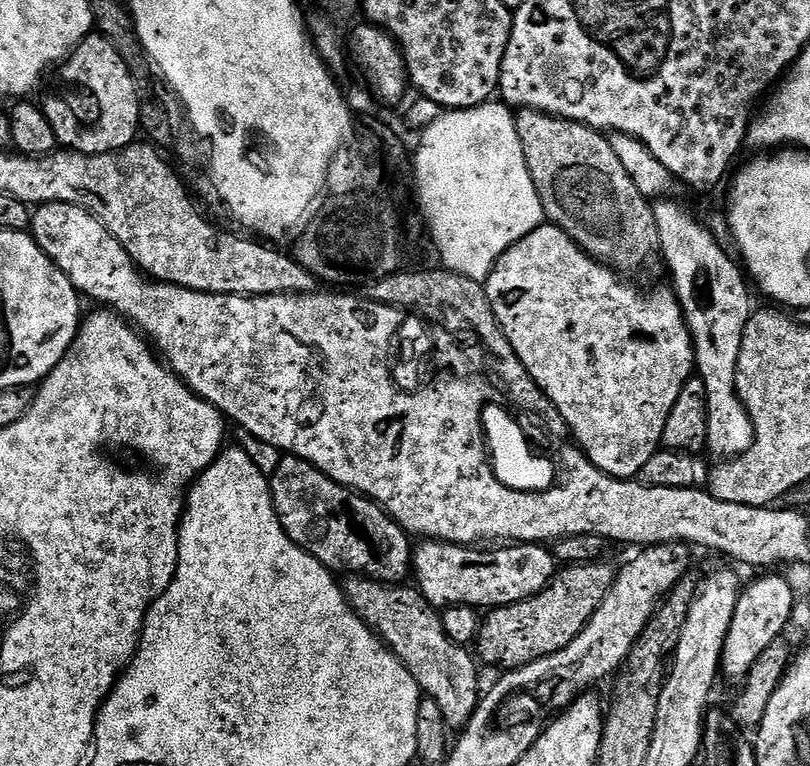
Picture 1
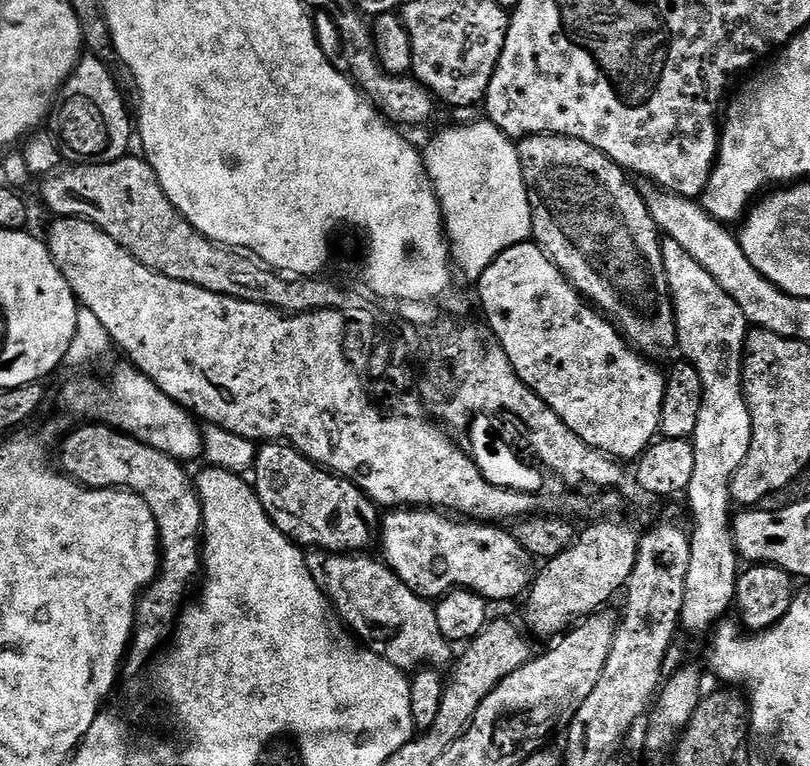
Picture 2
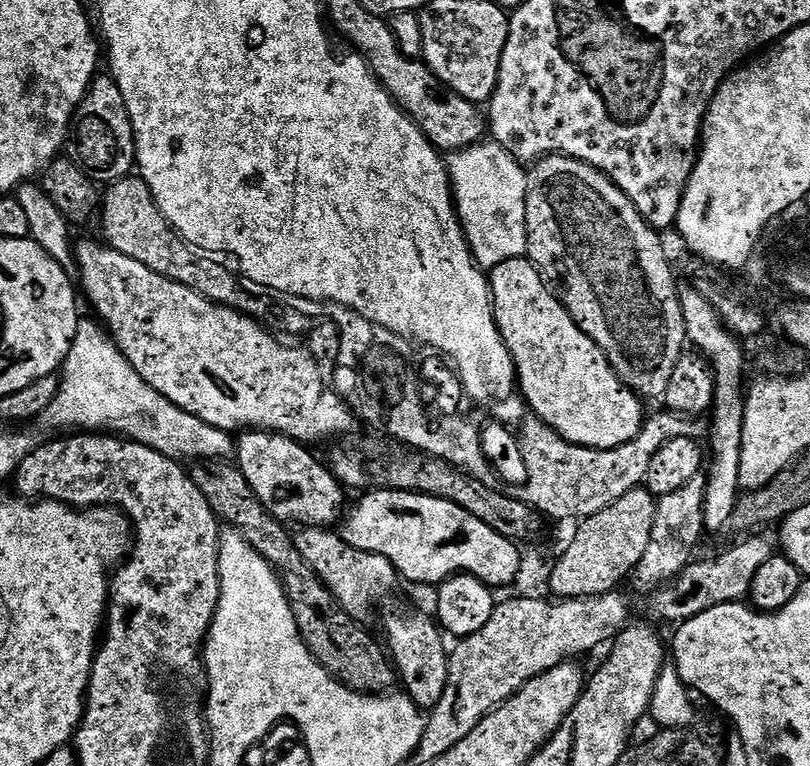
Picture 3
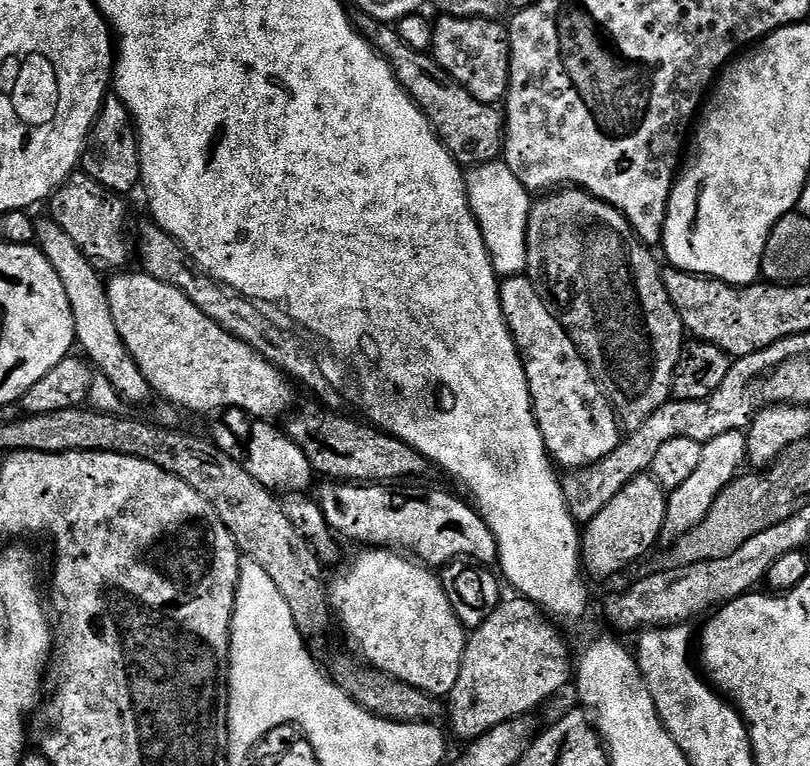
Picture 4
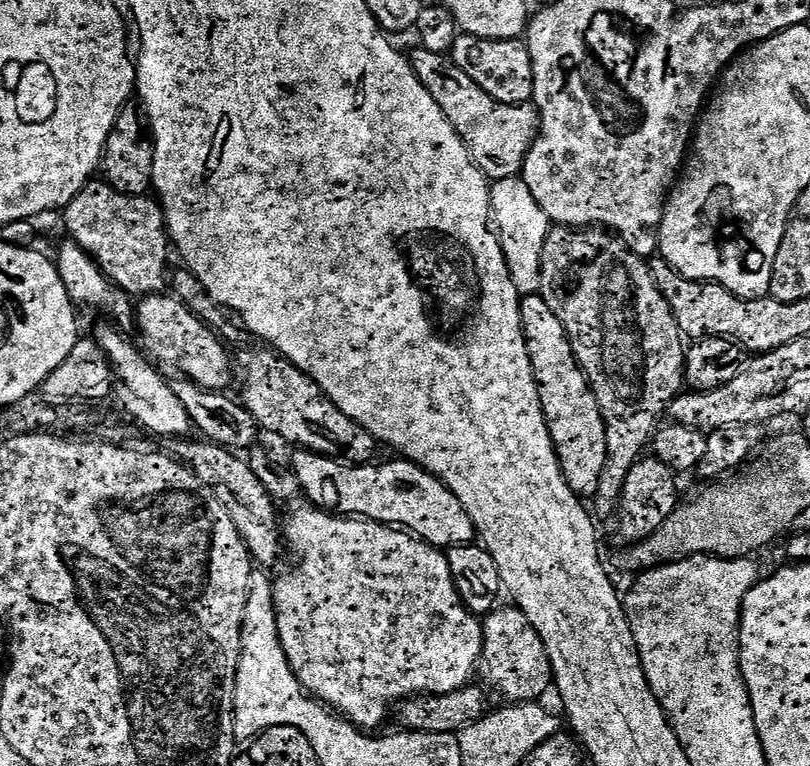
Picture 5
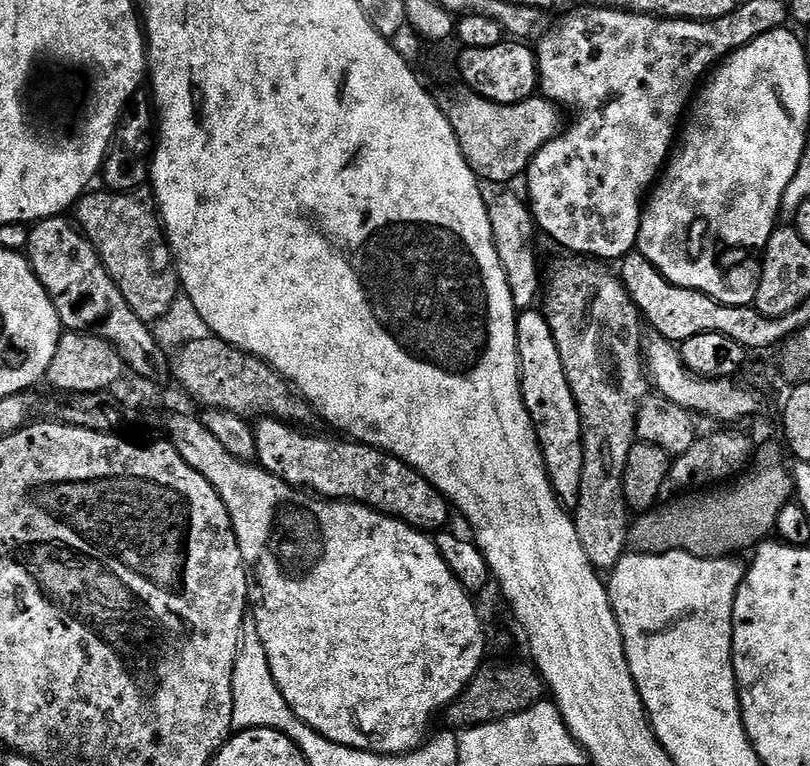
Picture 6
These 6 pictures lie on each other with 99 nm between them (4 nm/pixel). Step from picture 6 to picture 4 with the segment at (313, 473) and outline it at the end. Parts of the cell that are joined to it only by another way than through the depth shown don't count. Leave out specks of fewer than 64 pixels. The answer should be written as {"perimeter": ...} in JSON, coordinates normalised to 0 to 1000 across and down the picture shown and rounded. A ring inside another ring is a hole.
{"perimeter":[[[400,629],[393,657],[411,696],[430,705],[446,705],[449,713],[483,713],[530,739],[547,739],[564,728],[581,728],[599,739],[612,731],[612,704],[581,657],[553,642],[509,636],[514,634]]]}

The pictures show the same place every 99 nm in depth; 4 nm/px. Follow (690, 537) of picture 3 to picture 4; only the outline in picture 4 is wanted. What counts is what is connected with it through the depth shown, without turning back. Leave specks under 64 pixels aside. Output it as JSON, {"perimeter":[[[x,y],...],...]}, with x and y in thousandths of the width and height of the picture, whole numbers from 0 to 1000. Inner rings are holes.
{"perimeter":[[[917,560],[898,563],[868,580],[865,602],[862,603],[860,612],[852,619],[851,624],[847,624],[846,629],[828,638],[823,646],[823,668],[816,695],[821,706],[833,705],[867,681],[889,641],[912,620],[914,608],[922,602],[922,593],[922,565]]]}

